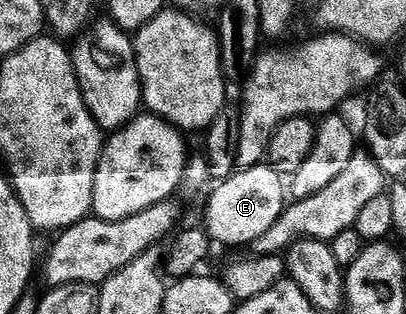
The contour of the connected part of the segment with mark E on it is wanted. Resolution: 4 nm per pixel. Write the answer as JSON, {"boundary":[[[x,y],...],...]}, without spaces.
{"boundary":[[[260,162],[239,169],[227,180],[219,181],[204,206],[203,223],[207,237],[224,246],[253,245],[256,238],[275,225],[286,209],[288,194],[282,180],[283,175],[273,165]]]}

